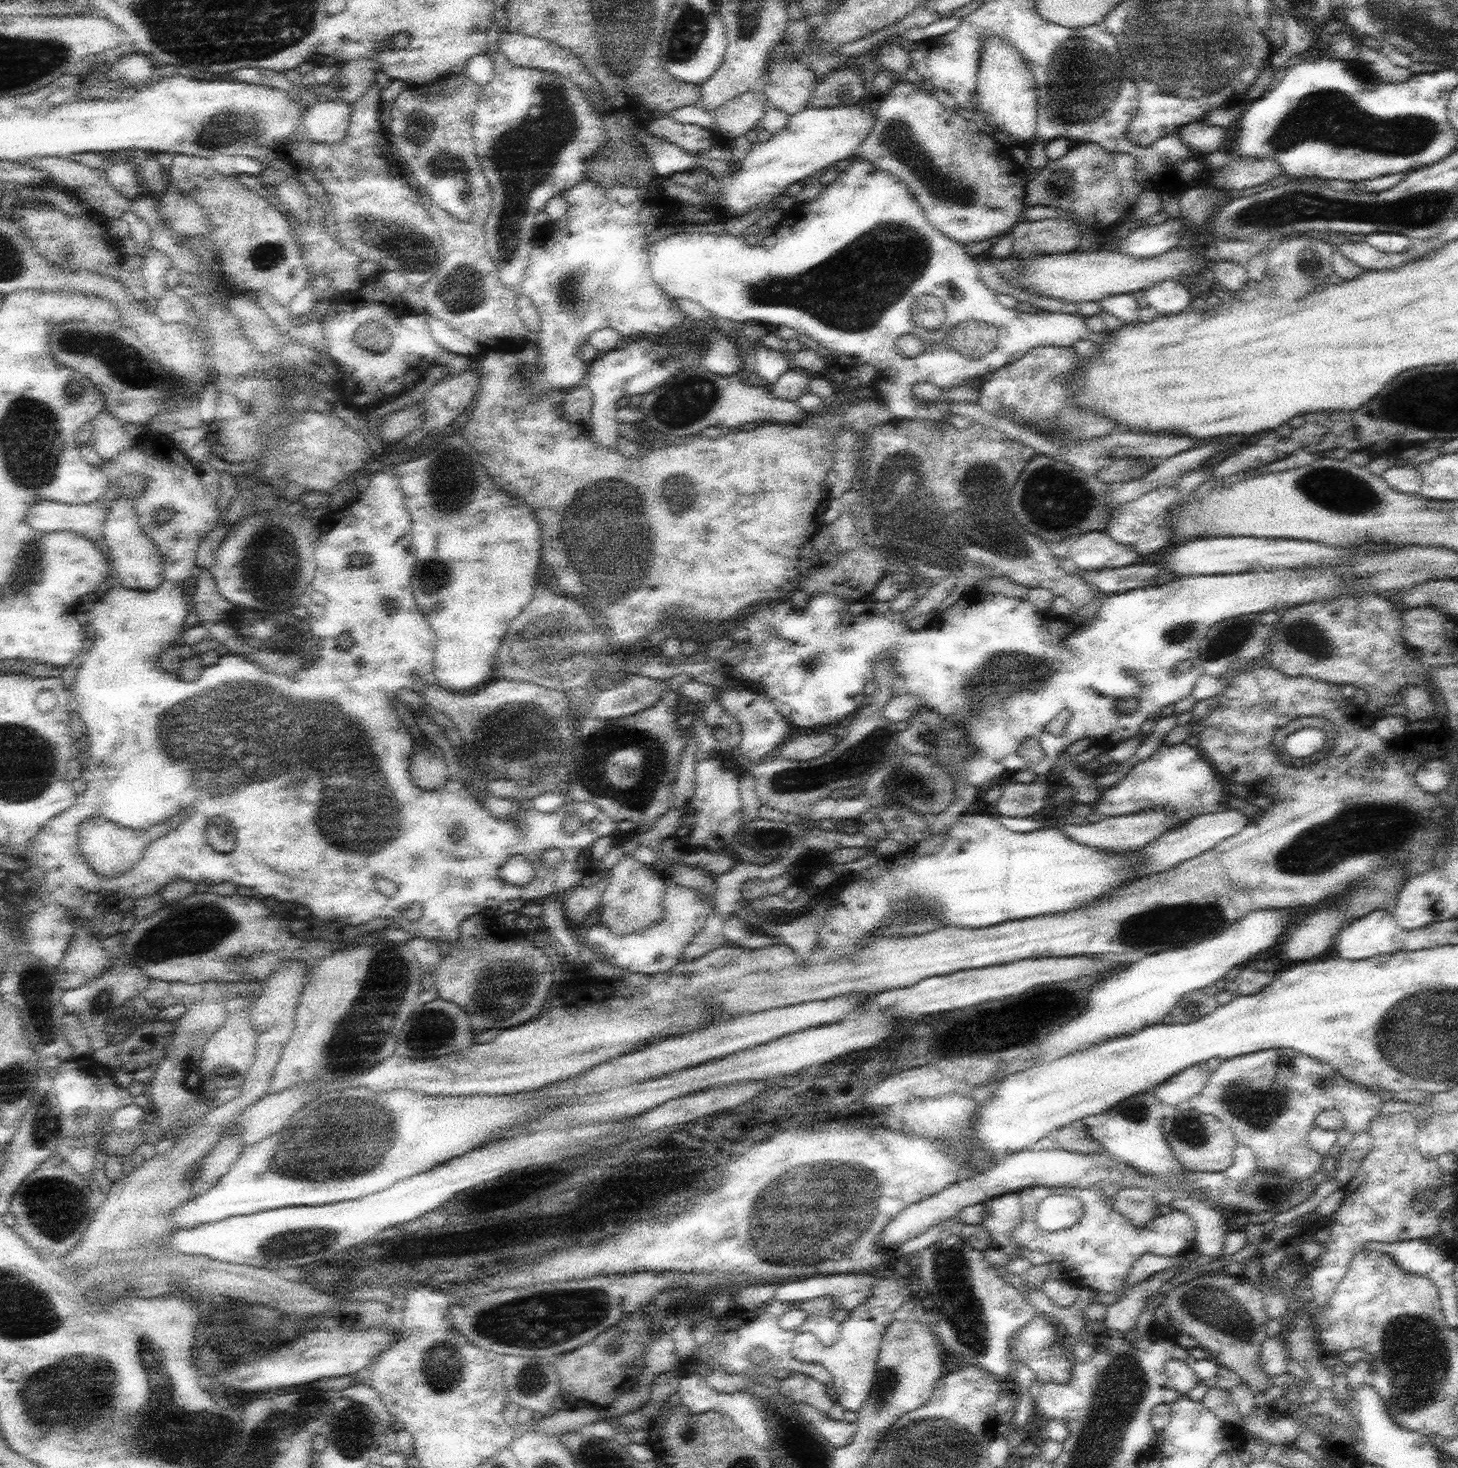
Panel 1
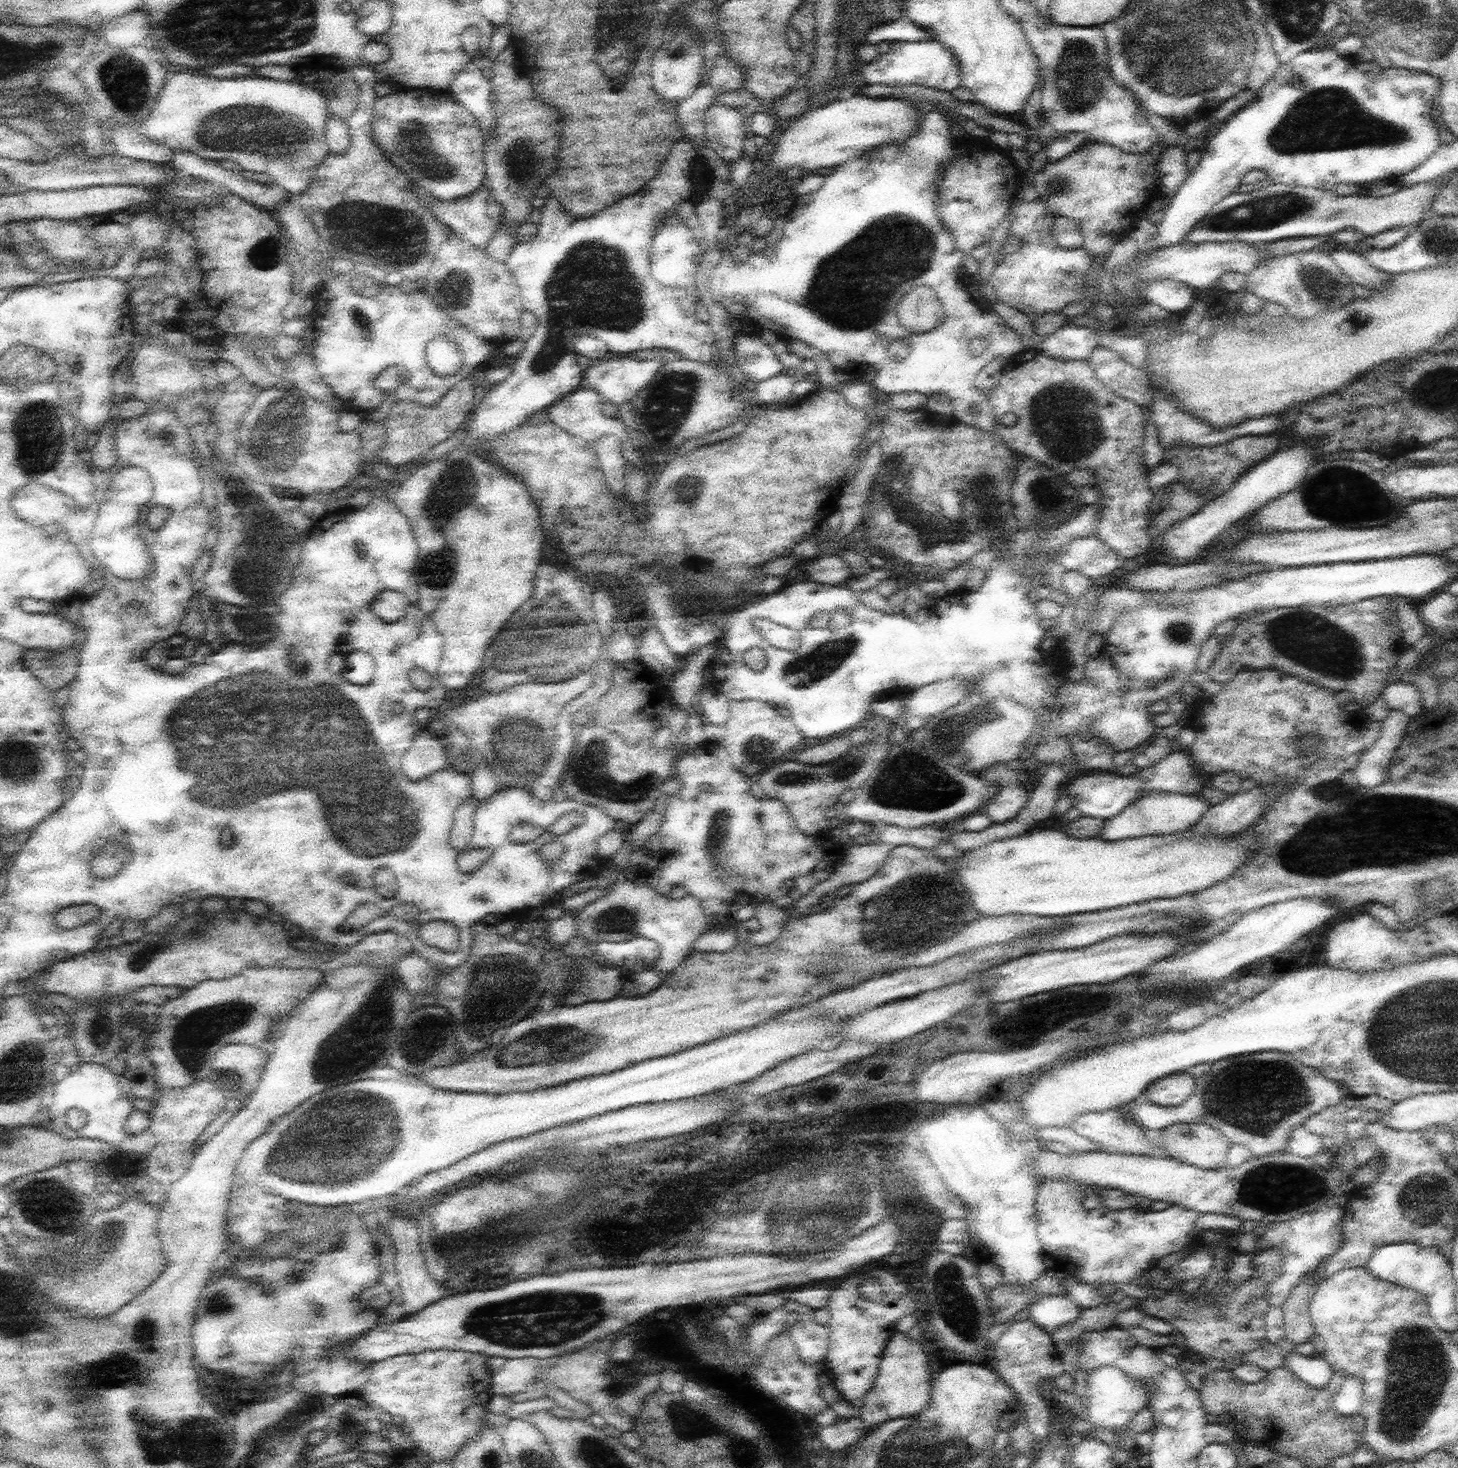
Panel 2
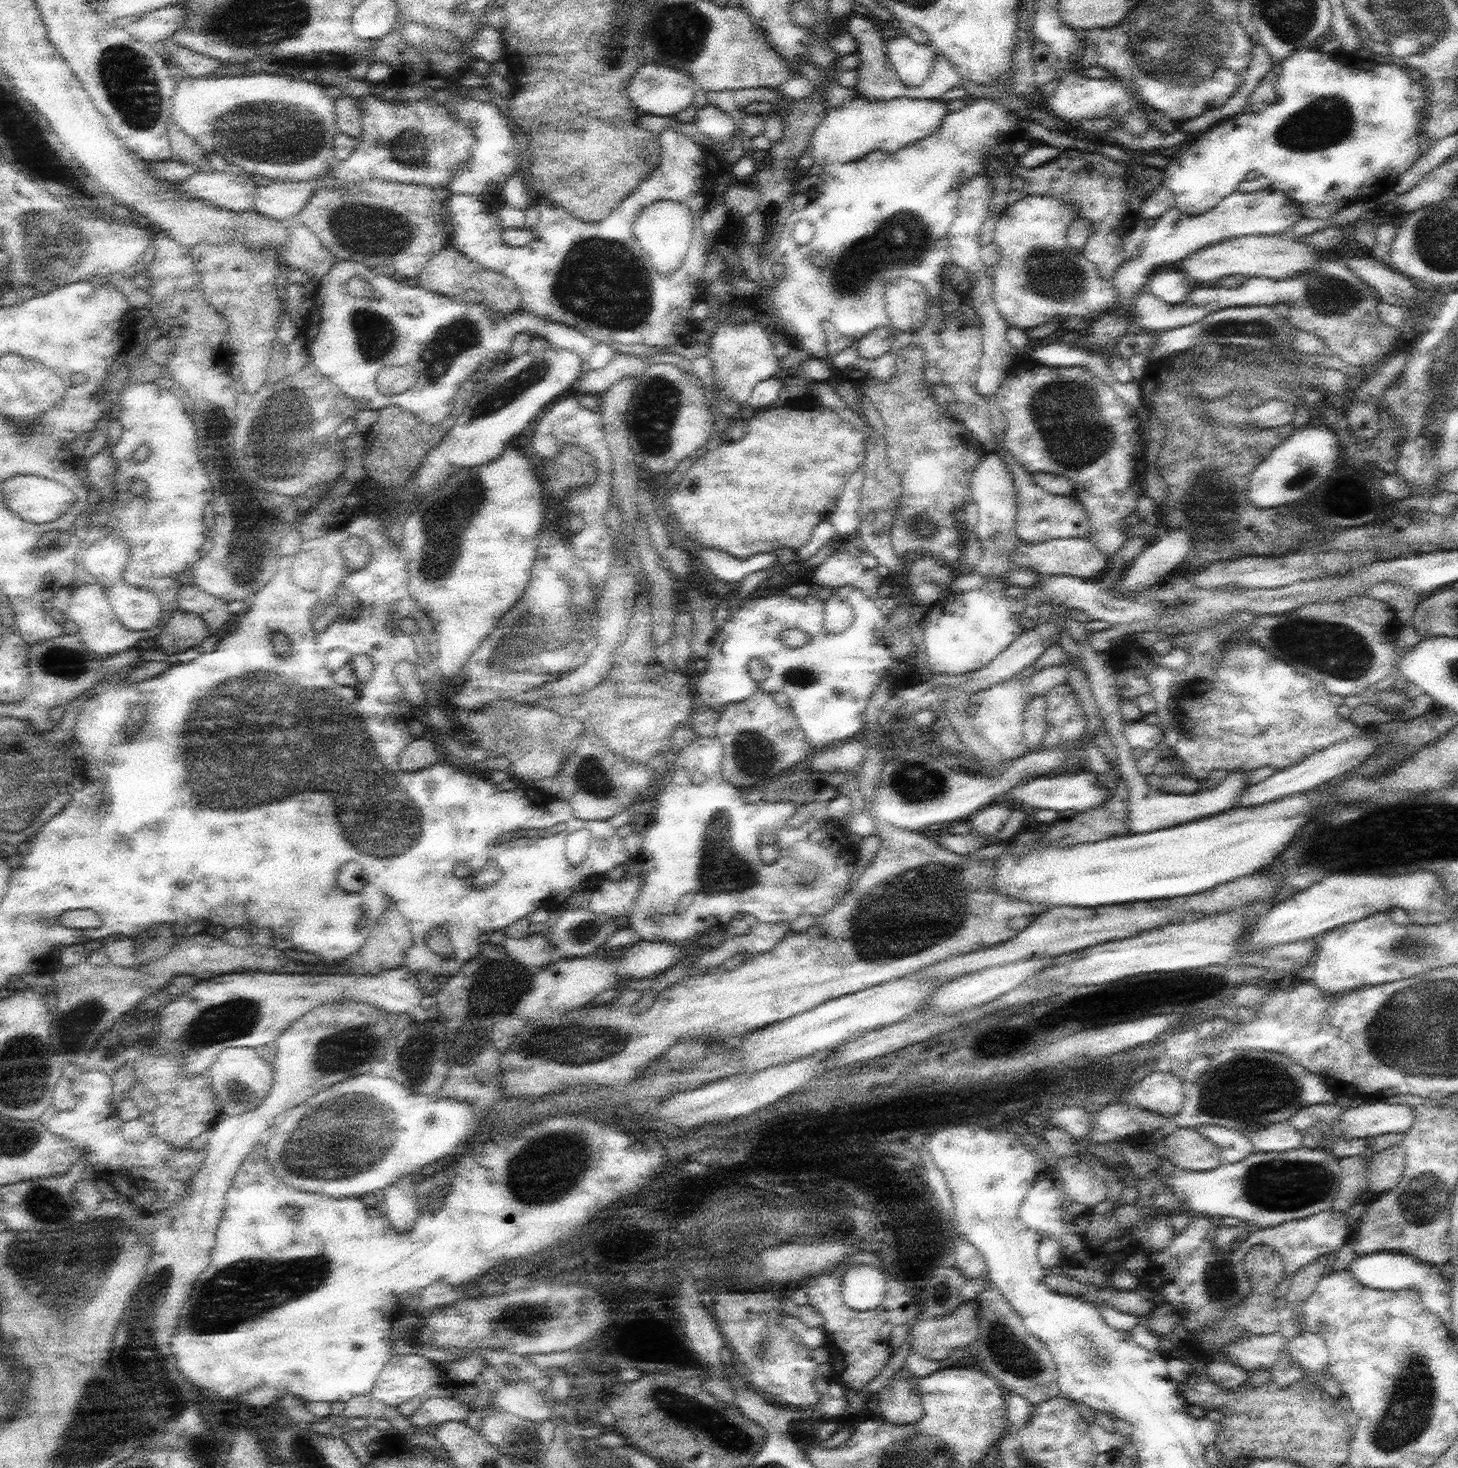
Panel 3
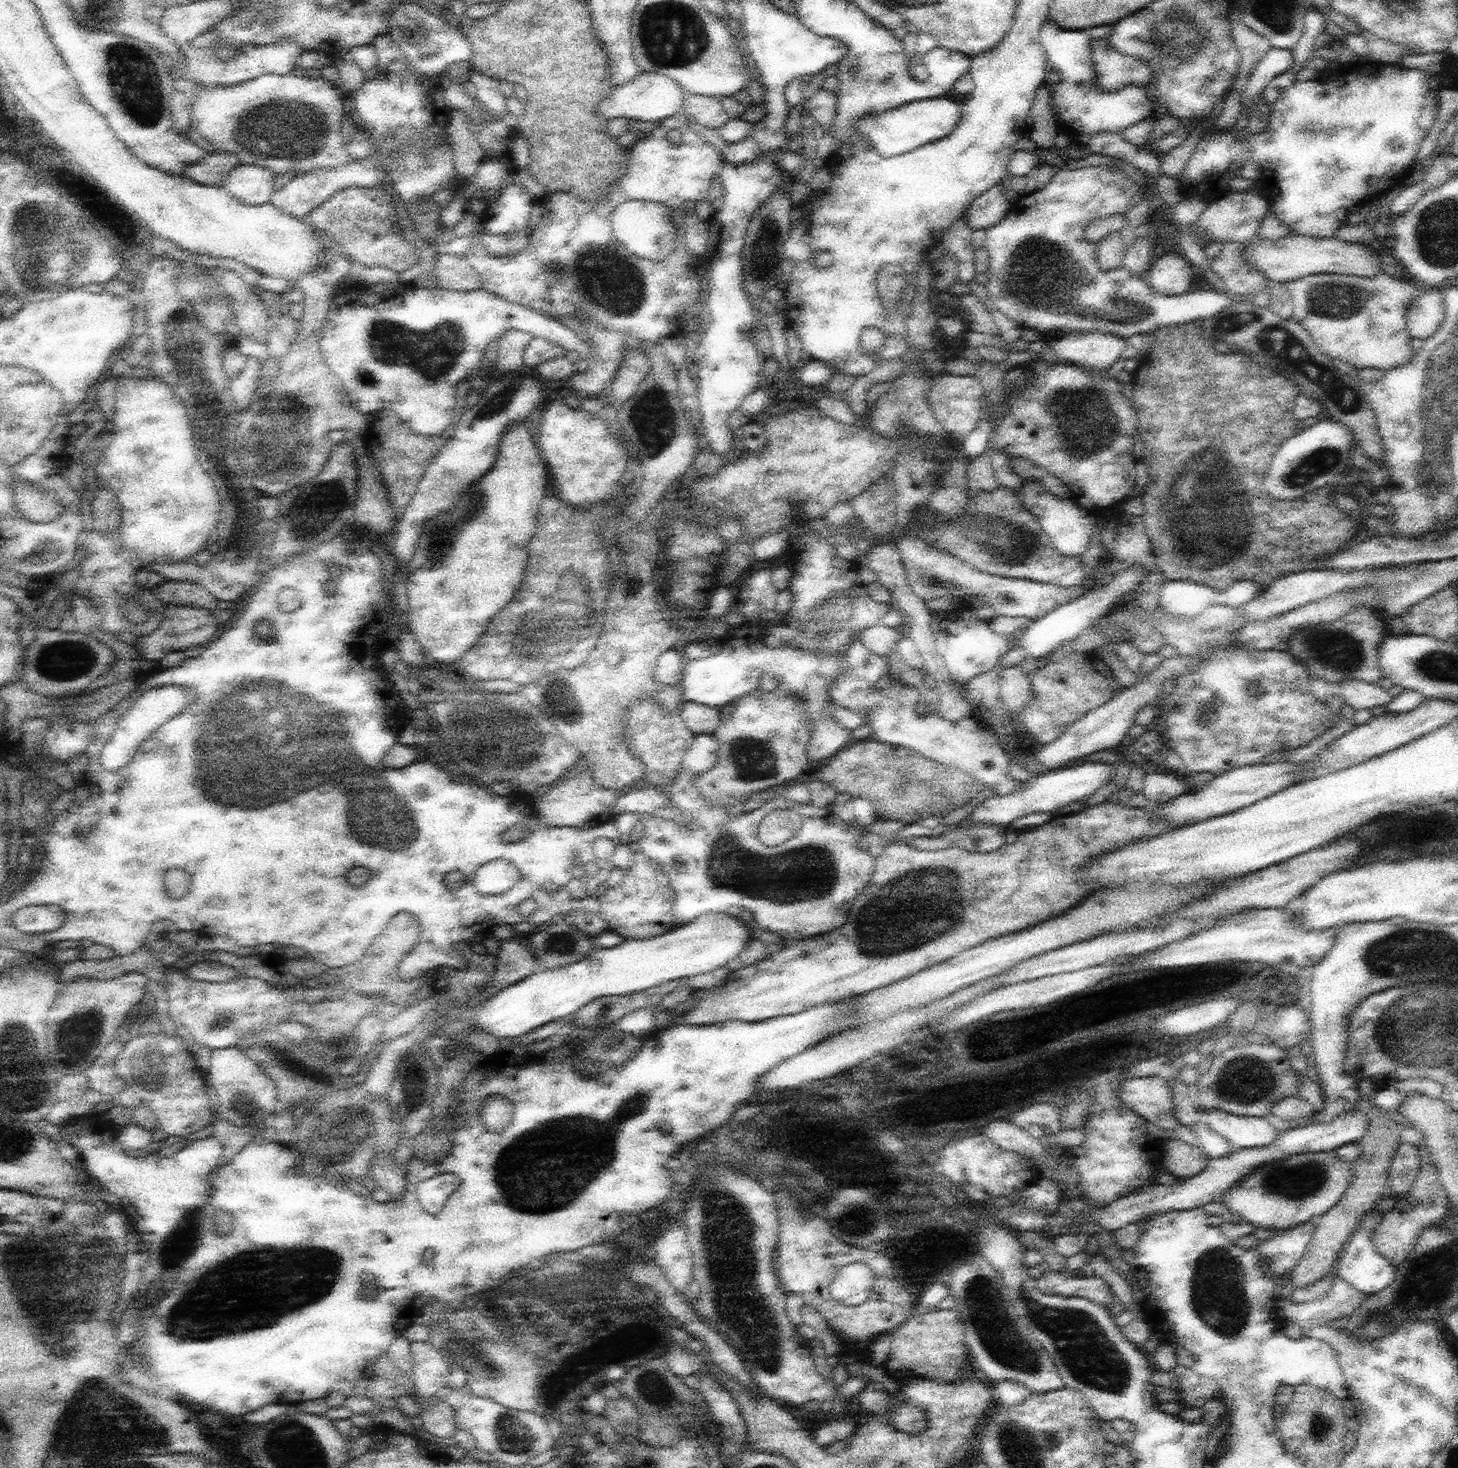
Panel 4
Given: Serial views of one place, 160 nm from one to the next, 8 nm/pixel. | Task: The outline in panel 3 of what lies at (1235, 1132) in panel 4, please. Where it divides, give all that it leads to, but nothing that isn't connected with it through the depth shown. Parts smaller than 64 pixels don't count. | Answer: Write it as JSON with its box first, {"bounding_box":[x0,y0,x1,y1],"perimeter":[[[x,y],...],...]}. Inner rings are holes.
{"bounding_box":[1245,1120,1302,1153],"perimeter":[[[1289,1120],[1270,1123],[1245,1135],[1254,1144],[1254,1153],[1293,1150],[1302,1146],[1302,1134]]]}

